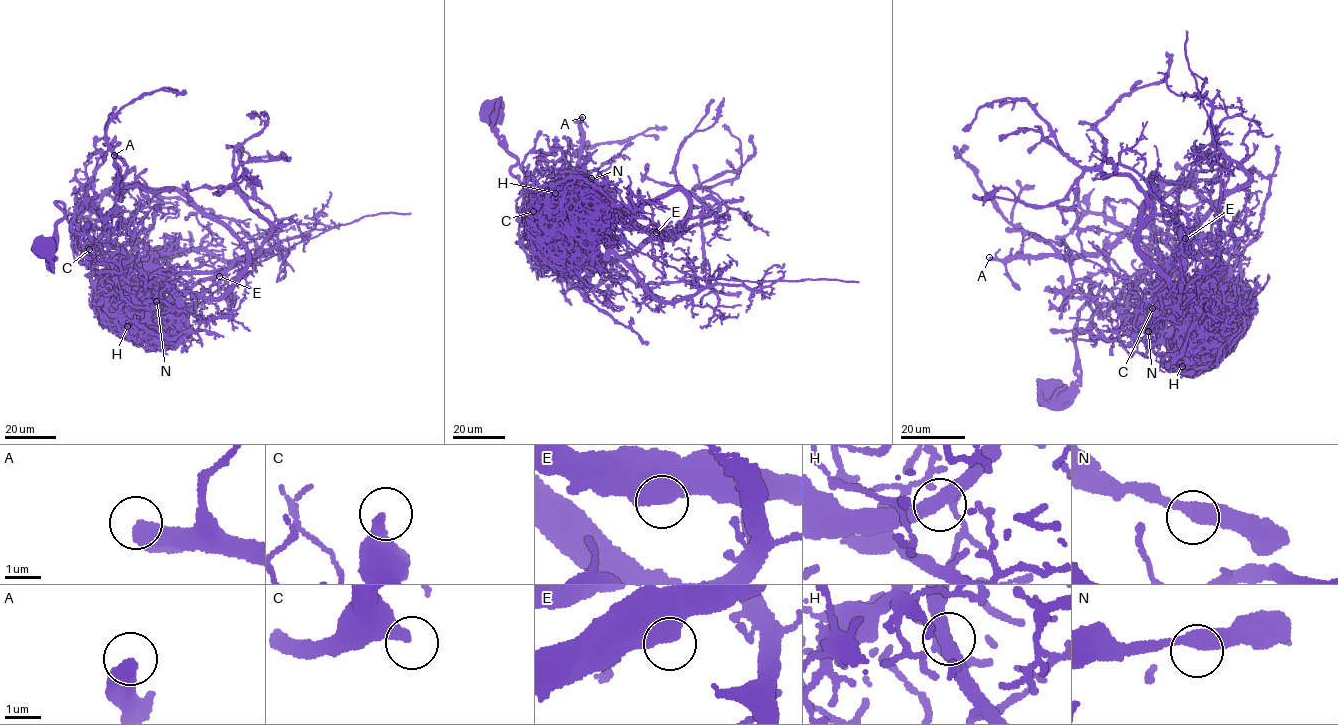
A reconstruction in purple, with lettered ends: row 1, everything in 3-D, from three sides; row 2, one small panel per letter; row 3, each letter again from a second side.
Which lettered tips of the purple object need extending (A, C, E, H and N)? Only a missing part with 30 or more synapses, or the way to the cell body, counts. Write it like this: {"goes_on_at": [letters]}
{"goes_on_at": ["A"]}

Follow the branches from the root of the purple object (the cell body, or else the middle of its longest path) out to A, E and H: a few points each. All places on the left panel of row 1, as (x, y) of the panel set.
A: (40, 245), (51, 256), (64, 215), (56, 201), (73, 224), (86, 205), (124, 184), (120, 199), (114, 155)
E: (40, 245), (51, 256), (64, 215), (58, 201), (82, 233), (93, 271), (160, 280), (182, 294), (219, 276)
H: (40, 245), (51, 256), (56, 223), (64, 215), (61, 202), (83, 235), (91, 269), (115, 280), (127, 326)

